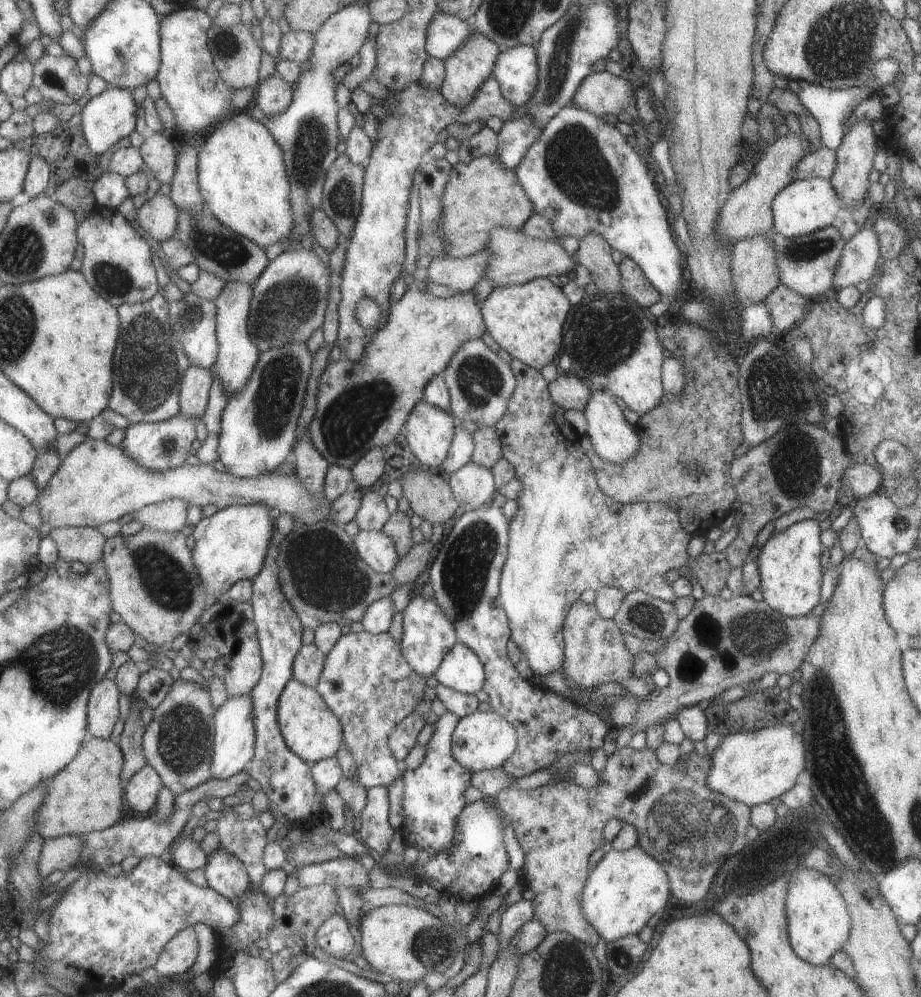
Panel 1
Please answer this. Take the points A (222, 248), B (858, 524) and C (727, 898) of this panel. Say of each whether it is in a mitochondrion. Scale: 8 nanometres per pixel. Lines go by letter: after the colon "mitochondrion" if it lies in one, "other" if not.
A: mitochondrion
B: other
C: mitochondrion

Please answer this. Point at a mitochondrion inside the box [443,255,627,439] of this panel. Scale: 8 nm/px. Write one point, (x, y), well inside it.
(480, 381)

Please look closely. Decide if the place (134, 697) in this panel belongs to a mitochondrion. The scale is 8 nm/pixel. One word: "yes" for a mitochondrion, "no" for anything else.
no

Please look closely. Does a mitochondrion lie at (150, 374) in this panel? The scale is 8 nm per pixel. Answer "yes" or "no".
yes

